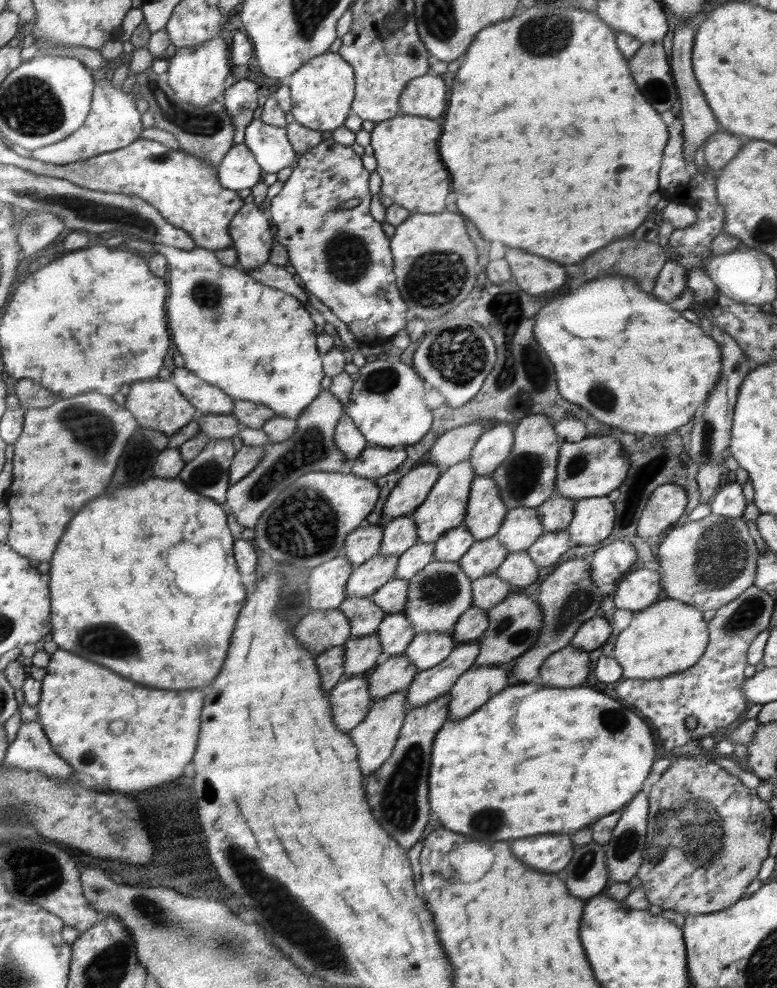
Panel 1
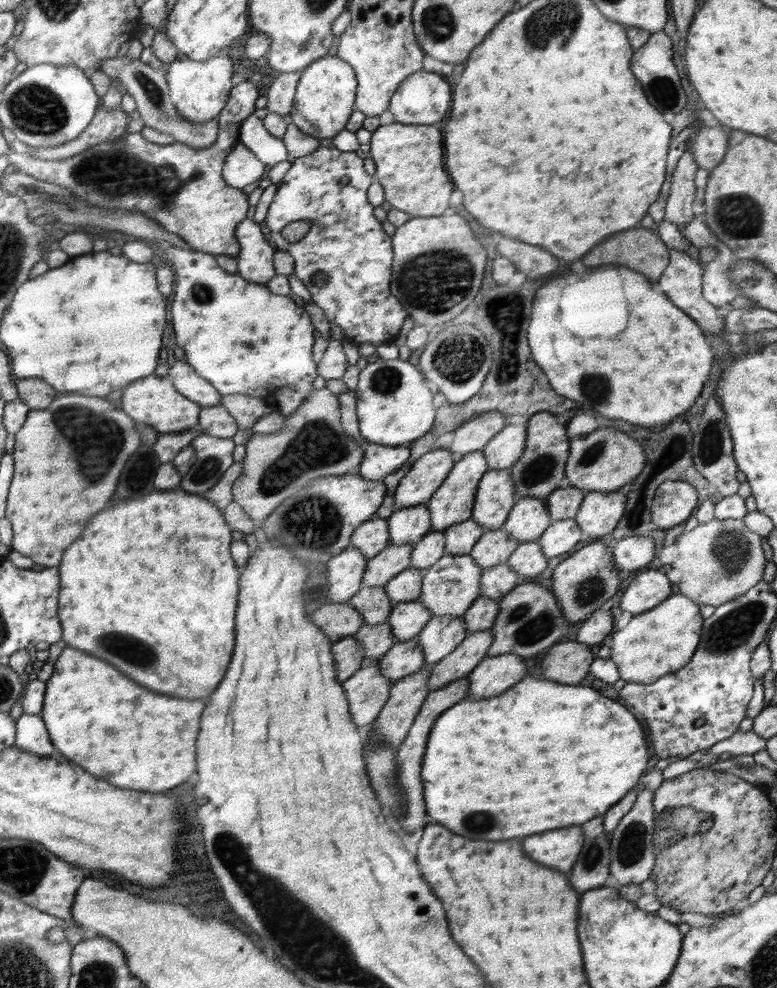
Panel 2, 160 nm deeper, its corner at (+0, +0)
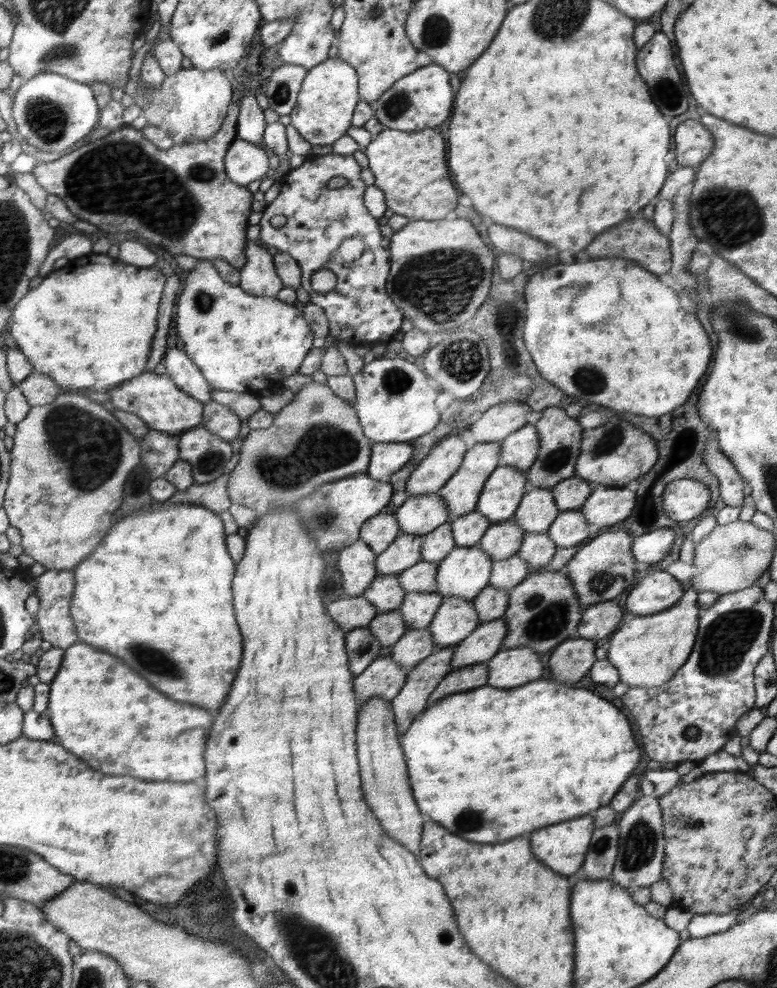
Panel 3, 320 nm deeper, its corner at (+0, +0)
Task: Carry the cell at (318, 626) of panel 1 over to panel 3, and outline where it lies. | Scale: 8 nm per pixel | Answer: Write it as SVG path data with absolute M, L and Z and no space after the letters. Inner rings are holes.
M343 596L327 605L326 610L347 634L354 629L368 627L378 615L377 608L362 596Z

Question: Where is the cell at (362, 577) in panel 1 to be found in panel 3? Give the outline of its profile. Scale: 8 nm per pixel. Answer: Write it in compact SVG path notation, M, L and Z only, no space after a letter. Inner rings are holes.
M400 533L384 552L377 555L378 575L398 575L421 562L422 536Z

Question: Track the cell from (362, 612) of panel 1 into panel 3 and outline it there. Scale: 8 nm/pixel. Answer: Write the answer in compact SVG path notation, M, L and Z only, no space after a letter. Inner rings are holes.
M377 575L362 597L381 614L398 610L404 604L407 594L397 575Z

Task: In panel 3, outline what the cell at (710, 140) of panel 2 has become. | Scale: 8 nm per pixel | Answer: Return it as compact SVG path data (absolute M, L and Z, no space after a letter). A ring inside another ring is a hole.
M687 119L674 132L676 157L679 166L696 168L712 154L714 139L712 133L696 119Z

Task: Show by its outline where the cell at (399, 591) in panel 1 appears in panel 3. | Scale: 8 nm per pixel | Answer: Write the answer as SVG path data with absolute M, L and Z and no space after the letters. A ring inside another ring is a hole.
M425 558L421 562L402 571L397 575L401 585L409 592L437 592L438 563L428 562Z

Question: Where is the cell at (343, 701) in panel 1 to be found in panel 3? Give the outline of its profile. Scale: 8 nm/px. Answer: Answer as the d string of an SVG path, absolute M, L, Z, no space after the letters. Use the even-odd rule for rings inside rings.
M389 655L378 657L369 667L354 680L358 704L365 705L372 698L391 701L401 692L409 676L410 669L398 664Z

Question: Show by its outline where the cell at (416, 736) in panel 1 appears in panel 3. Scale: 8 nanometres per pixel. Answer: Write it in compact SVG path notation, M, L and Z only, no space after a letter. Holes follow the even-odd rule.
M486 663L450 670L449 674L438 683L433 694L429 696L428 706L432 706L438 700L448 698L450 695L484 687L488 680L489 667Z

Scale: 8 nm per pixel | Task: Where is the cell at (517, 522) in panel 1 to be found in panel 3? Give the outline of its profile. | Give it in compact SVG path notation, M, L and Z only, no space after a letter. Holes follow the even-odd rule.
M528 488L512 520L526 533L546 533L559 514L560 509L551 489Z

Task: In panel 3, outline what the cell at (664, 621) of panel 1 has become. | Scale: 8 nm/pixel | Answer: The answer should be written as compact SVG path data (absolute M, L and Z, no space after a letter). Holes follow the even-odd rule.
M688 588L678 603L662 612L636 616L610 638L607 659L618 670L619 682L652 688L670 680L688 660L699 627L698 591Z

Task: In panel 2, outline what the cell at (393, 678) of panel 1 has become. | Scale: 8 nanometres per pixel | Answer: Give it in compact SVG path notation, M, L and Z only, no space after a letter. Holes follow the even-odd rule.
M416 637L404 643L395 642L378 660L378 666L388 680L396 682L420 671L425 666L425 653Z

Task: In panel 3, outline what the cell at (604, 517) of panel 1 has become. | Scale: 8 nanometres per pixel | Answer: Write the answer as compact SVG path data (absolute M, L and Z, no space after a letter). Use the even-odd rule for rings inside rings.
M593 485L588 502L580 508L590 526L604 528L626 520L634 508L636 494L626 486Z

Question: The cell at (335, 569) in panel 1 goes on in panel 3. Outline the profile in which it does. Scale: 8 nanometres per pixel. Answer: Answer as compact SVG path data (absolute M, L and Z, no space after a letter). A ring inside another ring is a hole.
M361 538L339 551L338 566L343 578L344 596L363 596L377 574L377 553Z

